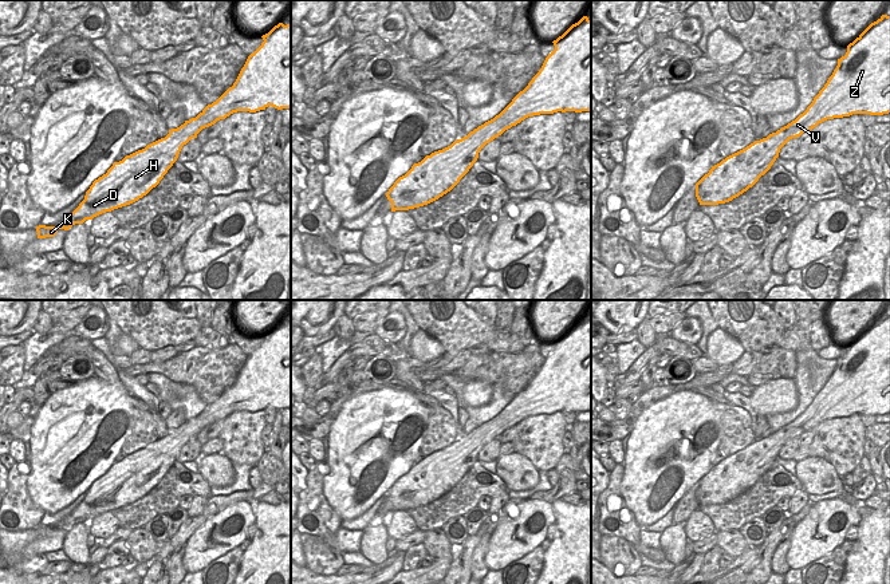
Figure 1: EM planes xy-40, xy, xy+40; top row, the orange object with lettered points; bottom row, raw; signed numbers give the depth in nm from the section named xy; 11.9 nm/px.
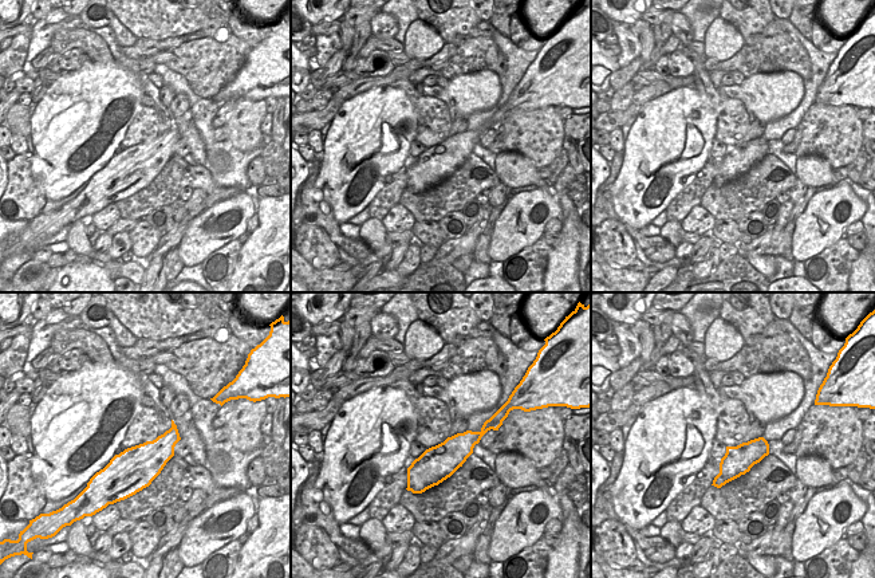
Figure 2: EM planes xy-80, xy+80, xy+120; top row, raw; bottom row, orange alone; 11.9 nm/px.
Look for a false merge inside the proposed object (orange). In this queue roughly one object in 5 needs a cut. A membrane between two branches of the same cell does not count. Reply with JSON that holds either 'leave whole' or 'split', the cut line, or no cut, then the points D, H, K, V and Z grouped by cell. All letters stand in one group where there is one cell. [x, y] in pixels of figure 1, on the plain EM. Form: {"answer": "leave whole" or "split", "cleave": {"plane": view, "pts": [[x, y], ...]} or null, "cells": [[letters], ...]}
{"answer": "leave whole", "cleave": null, "cells": [["D", "H", "K", "V", "Z"]]}

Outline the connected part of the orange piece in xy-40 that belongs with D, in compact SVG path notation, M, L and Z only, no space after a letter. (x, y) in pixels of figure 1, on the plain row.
M279 323L268 334L263 335L261 346L248 356L236 382L216 402L208 405L196 418L185 421L177 429L169 430L165 438L161 438L145 449L126 455L122 461L114 462L106 474L92 482L86 492L84 500L59 526L36 526L38 538L54 537L59 529L68 530L75 524L83 524L86 520L111 512L114 509L130 505L153 488L155 488L168 470L177 461L184 445L197 434L220 419L225 419L237 411L256 413L272 406L277 410L291 409L291 323L284 325Z

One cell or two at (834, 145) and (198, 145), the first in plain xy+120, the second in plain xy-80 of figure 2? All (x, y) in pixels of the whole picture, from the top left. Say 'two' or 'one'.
two

